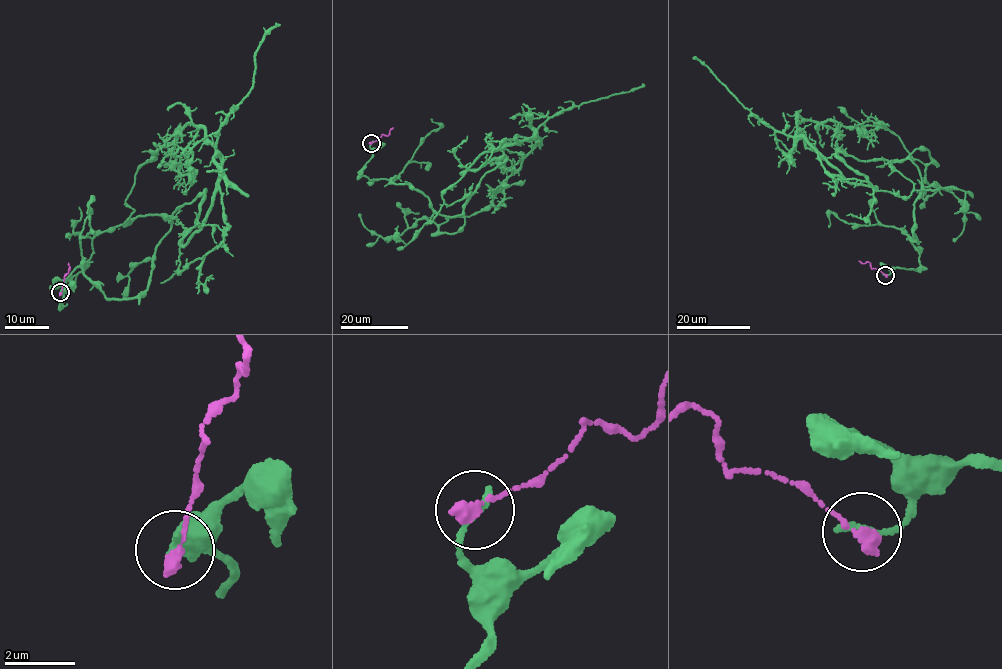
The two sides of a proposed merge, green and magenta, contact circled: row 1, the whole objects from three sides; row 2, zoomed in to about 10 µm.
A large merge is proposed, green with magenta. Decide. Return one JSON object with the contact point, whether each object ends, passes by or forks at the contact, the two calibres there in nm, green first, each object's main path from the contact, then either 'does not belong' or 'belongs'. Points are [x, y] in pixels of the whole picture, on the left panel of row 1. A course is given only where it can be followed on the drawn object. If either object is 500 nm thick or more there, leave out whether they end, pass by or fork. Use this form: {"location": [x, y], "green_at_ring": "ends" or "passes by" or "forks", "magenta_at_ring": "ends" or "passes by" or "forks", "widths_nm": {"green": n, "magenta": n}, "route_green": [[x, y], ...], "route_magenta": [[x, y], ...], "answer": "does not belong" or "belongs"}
{"location": [60, 292], "green_at_ring": "ends", "magenta_at_ring": "ends", "widths_nm": {"green": 190, "magenta": 360}, "route_green": [[61, 292], [146, 291], [173, 217], [178, 272], [221, 244], [216, 149], [185, 125], [169, 165], [176, 138]], "route_magenta": [[61, 292], [69, 263]], "answer": "does not belong"}

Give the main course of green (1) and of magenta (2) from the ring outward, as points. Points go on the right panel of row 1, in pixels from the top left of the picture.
1: (885, 274), (919, 265), (915, 164), (890, 160), (911, 194), (876, 190), (796, 135), (869, 131), (861, 109)
2: (885, 274), (871, 268), (867, 262), (858, 261)

